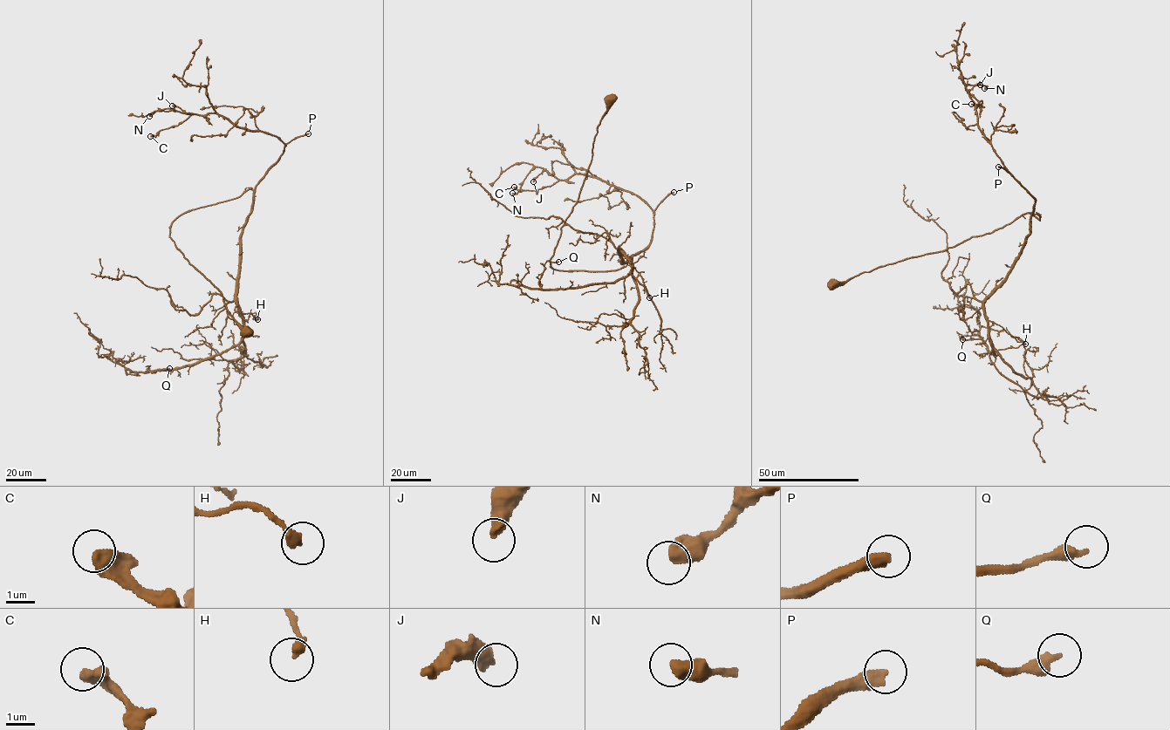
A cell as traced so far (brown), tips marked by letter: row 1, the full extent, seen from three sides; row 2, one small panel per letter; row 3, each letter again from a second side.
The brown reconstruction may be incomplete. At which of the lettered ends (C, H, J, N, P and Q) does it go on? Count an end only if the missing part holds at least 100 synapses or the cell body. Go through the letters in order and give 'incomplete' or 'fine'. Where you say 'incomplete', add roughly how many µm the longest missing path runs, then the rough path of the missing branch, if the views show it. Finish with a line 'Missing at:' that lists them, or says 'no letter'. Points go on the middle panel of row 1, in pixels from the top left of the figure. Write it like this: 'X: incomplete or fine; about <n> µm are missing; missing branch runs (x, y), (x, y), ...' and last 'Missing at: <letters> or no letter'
C: fine
H: fine
J: fine
N: fine
P: incomplete; about 130 µm are missing
Q: fine
Missing at: P

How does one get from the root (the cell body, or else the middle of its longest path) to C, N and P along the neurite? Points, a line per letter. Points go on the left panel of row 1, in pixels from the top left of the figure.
C: (245, 331), (169, 228), (185, 213), (254, 189), (284, 143), (210, 112), (150, 136)
N: (245, 331), (169, 228), (185, 213), (254, 189), (284, 143), (215, 113), (149, 116)
P: (245, 331), (219, 289), (178, 249), (169, 228), (185, 213), (254, 189), (284, 145), (308, 133)

